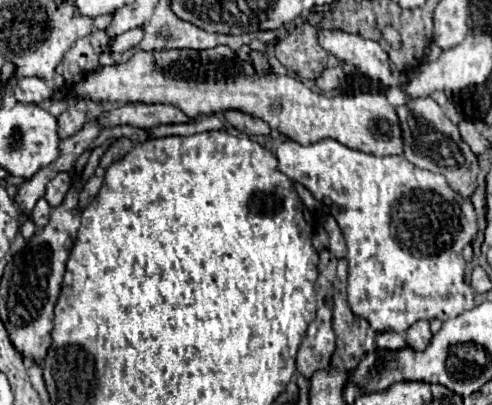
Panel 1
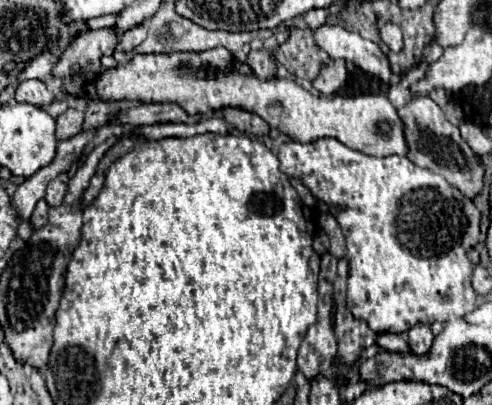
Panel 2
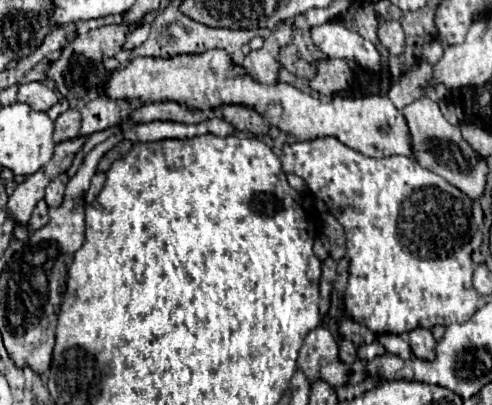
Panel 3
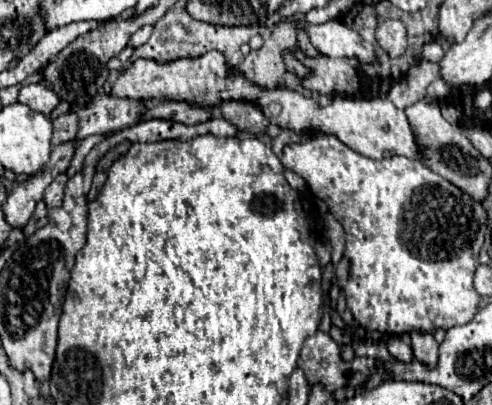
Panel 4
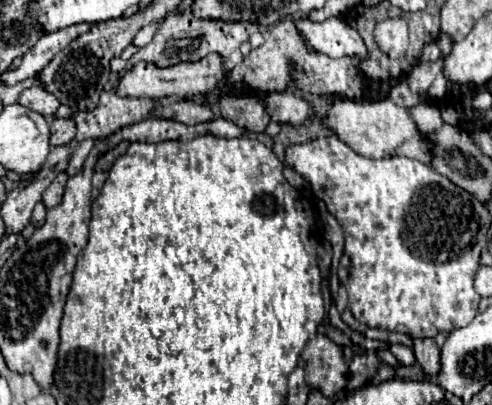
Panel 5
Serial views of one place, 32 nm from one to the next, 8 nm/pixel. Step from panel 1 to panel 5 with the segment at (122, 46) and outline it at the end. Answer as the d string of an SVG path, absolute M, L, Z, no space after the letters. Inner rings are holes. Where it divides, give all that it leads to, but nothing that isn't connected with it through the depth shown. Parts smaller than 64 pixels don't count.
M158 22L144 26L144 28L134 36L132 44L134 44L134 46L146 46L146 44L152 40L152 36L156 34L156 30L158 30Z

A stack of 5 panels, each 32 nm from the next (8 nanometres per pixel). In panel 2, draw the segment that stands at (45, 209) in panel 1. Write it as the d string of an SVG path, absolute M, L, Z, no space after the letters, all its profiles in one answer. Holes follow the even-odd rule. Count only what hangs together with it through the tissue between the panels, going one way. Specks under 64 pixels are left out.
M40 200L38 204L36 204L36 208L34 208L34 212L32 212L32 218L30 218L30 222L34 224L34 228L42 228L46 222L48 222L48 204L46 204L46 200Z

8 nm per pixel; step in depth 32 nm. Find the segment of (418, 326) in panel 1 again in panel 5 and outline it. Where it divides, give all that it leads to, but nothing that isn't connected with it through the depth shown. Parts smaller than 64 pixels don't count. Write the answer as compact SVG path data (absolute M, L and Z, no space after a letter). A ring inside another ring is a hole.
M412 338L416 362L424 368L426 374L436 374L440 370L440 350L434 338Z

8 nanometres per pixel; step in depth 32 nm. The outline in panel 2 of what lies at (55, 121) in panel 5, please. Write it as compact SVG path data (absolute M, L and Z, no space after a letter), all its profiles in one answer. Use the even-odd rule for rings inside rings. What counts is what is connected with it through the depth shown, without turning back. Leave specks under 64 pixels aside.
M68 108L56 120L56 138L66 140L76 136L82 130L82 124L84 124L84 112L78 112L76 108Z

